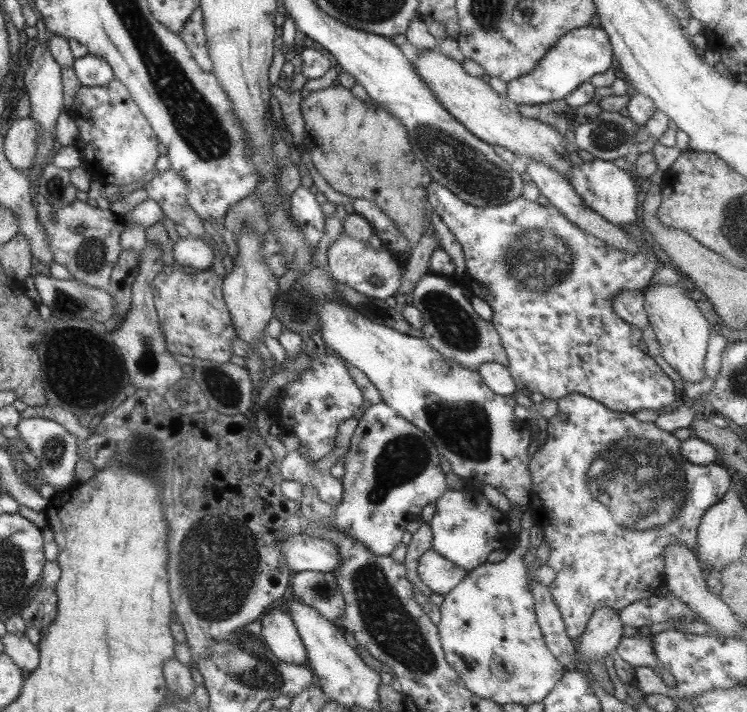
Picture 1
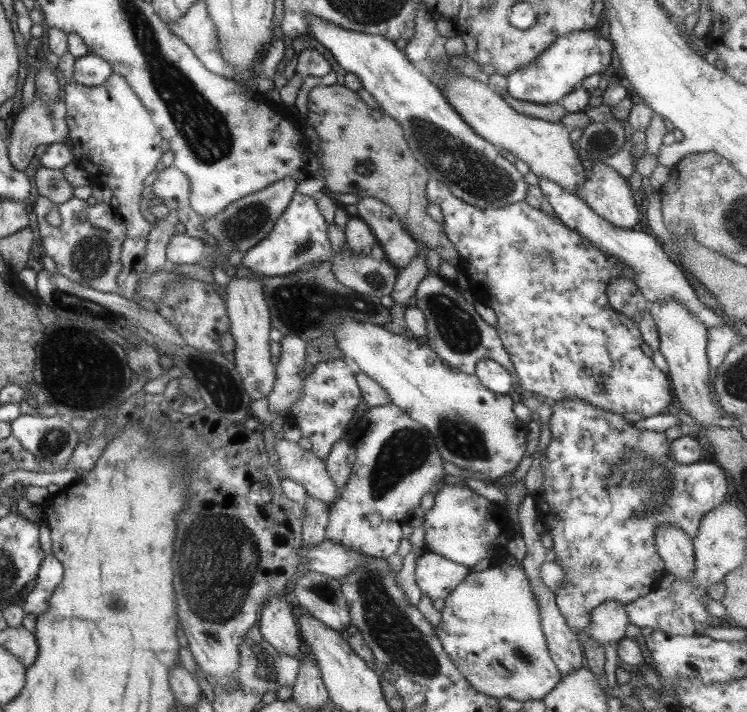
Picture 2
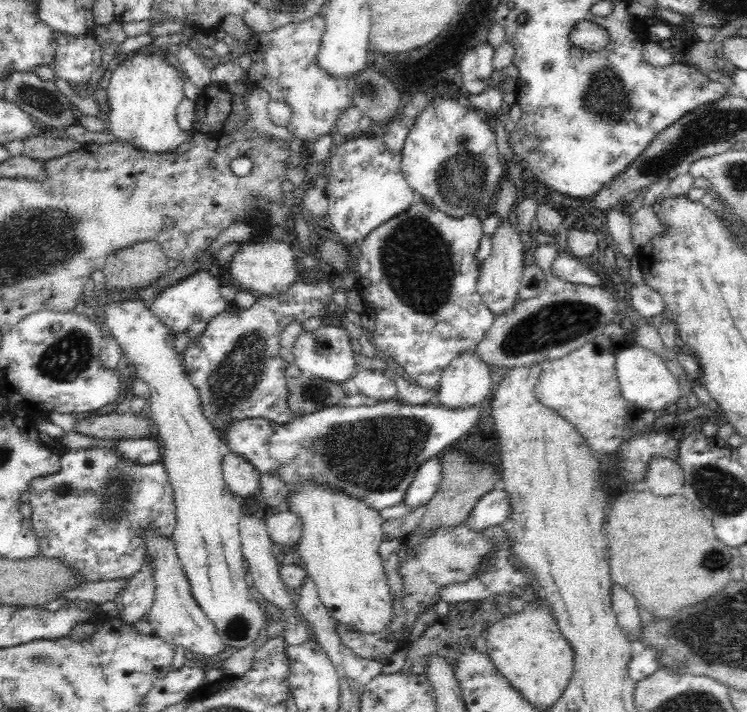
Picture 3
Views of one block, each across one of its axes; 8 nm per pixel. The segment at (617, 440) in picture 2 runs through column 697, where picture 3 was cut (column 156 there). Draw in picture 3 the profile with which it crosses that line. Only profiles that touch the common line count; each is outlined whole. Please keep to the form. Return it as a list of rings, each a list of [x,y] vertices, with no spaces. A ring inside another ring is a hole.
[[[112,448],[79,451],[62,449],[60,470],[51,475],[38,476],[28,486],[31,524],[40,555],[62,560],[87,581],[130,580],[142,571],[146,562],[146,547],[140,543],[144,528],[155,528],[161,536],[171,537],[177,525],[172,481],[163,463],[156,461],[142,466],[116,456]]]

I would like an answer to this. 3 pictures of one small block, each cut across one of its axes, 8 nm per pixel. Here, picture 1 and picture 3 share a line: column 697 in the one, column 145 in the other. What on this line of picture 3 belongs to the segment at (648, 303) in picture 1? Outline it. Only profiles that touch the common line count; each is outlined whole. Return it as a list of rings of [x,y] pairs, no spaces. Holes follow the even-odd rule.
[[[128,298],[126,301],[114,302],[105,310],[105,322],[111,330],[112,337],[121,346],[129,362],[136,366],[138,378],[149,384],[150,420],[158,427],[157,436],[161,444],[162,463],[172,481],[173,498],[176,499],[176,526],[171,539],[175,542],[177,557],[186,574],[190,595],[196,601],[200,611],[215,626],[217,633],[229,651],[250,646],[260,630],[269,623],[267,614],[250,599],[248,583],[245,582],[246,561],[241,552],[239,520],[243,516],[242,498],[228,488],[223,479],[221,464],[225,453],[216,431],[203,415],[198,391],[192,386],[183,371],[181,357],[174,351],[174,334],[166,328],[144,307],[142,299]]]

